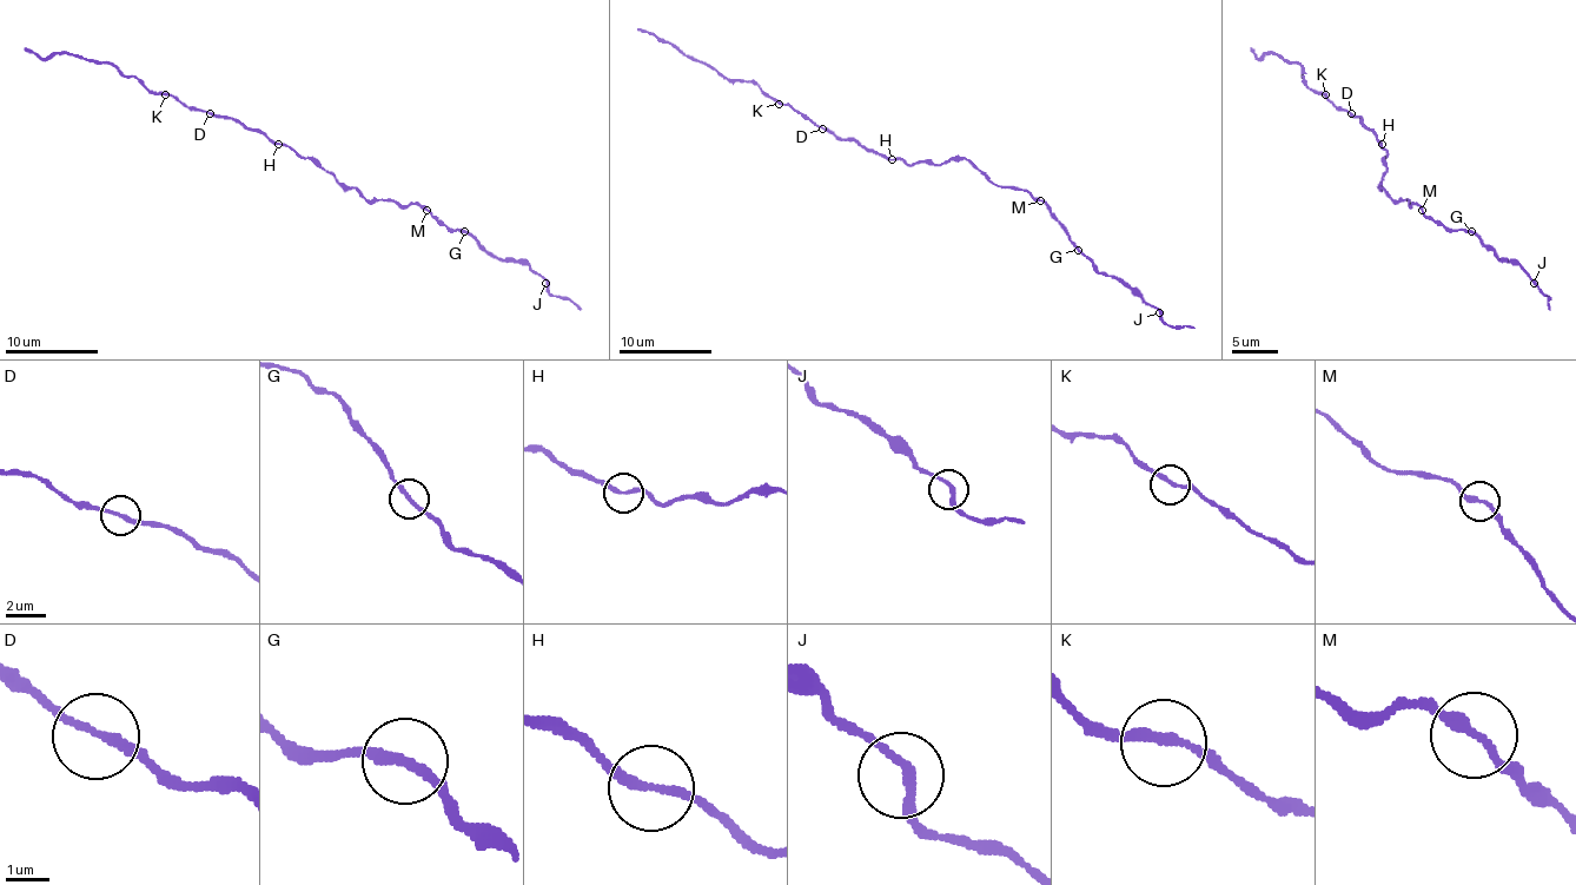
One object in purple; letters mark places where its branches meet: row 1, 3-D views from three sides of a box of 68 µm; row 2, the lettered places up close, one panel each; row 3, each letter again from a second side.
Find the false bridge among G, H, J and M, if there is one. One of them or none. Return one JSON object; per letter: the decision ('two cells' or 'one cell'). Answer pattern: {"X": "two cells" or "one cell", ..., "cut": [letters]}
{"G": "one cell", "H": "one cell", "J": "one cell", "M": "one cell", "cut": []}

